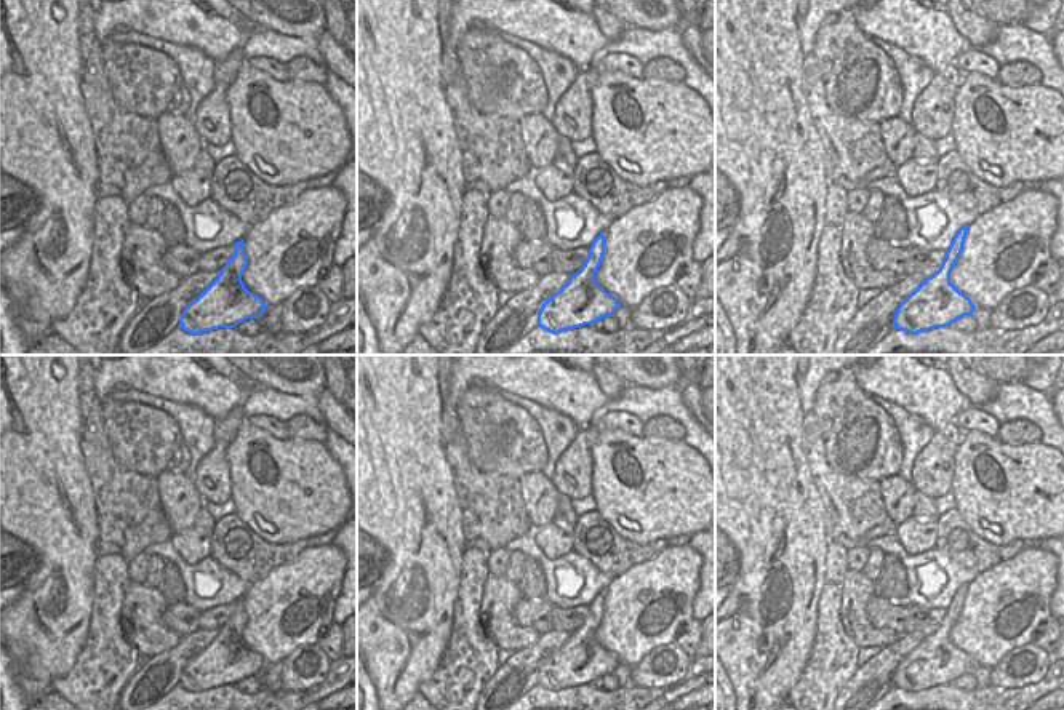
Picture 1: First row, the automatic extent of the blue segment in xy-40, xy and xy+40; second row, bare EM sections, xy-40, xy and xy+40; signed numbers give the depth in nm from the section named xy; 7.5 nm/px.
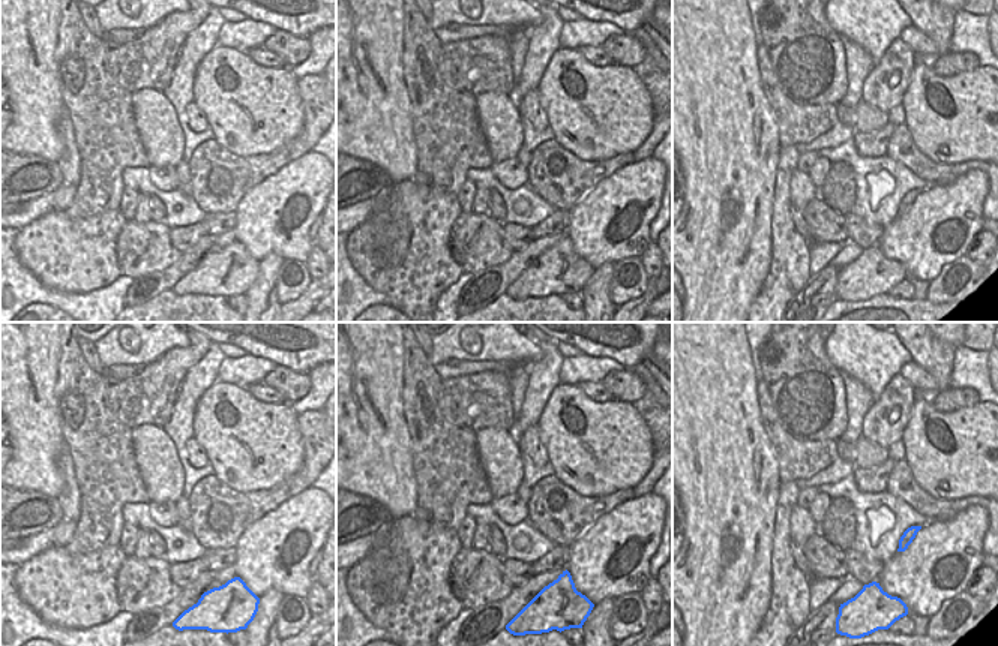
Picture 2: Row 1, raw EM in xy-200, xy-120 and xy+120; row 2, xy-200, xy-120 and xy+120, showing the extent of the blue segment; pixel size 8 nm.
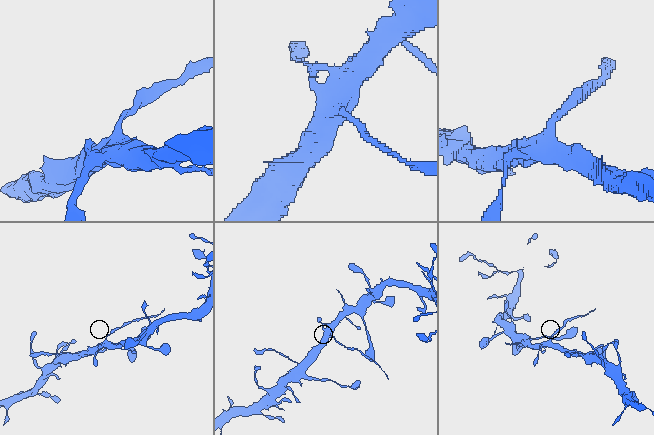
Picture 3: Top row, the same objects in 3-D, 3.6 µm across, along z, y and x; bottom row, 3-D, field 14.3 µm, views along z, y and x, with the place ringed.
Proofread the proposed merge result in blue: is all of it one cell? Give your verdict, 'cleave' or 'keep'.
cleave

